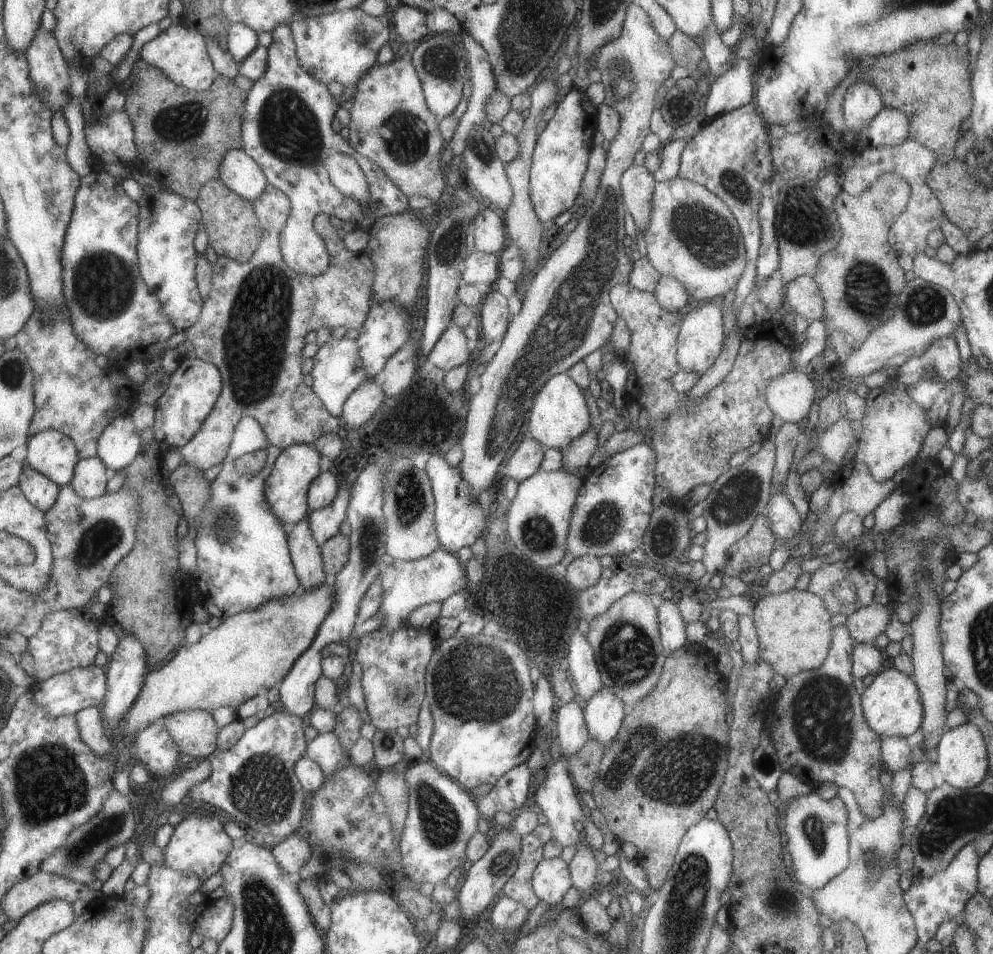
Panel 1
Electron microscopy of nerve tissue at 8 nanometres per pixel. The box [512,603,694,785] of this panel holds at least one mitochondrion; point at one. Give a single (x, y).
(626, 653)

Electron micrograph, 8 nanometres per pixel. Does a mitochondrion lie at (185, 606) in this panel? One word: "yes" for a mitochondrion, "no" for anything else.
no

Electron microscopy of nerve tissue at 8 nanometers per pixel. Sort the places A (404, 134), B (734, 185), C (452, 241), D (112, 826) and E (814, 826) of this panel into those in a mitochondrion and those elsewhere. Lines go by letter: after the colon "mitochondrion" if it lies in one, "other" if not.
A: mitochondrion
B: mitochondrion
C: other
D: mitochondrion
E: mitochondrion

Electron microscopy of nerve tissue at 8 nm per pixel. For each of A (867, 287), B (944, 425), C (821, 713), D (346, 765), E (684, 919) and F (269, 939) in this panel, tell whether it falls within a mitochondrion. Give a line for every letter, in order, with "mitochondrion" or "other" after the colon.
A: mitochondrion
B: other
C: mitochondrion
D: other
E: mitochondrion
F: mitochondrion

